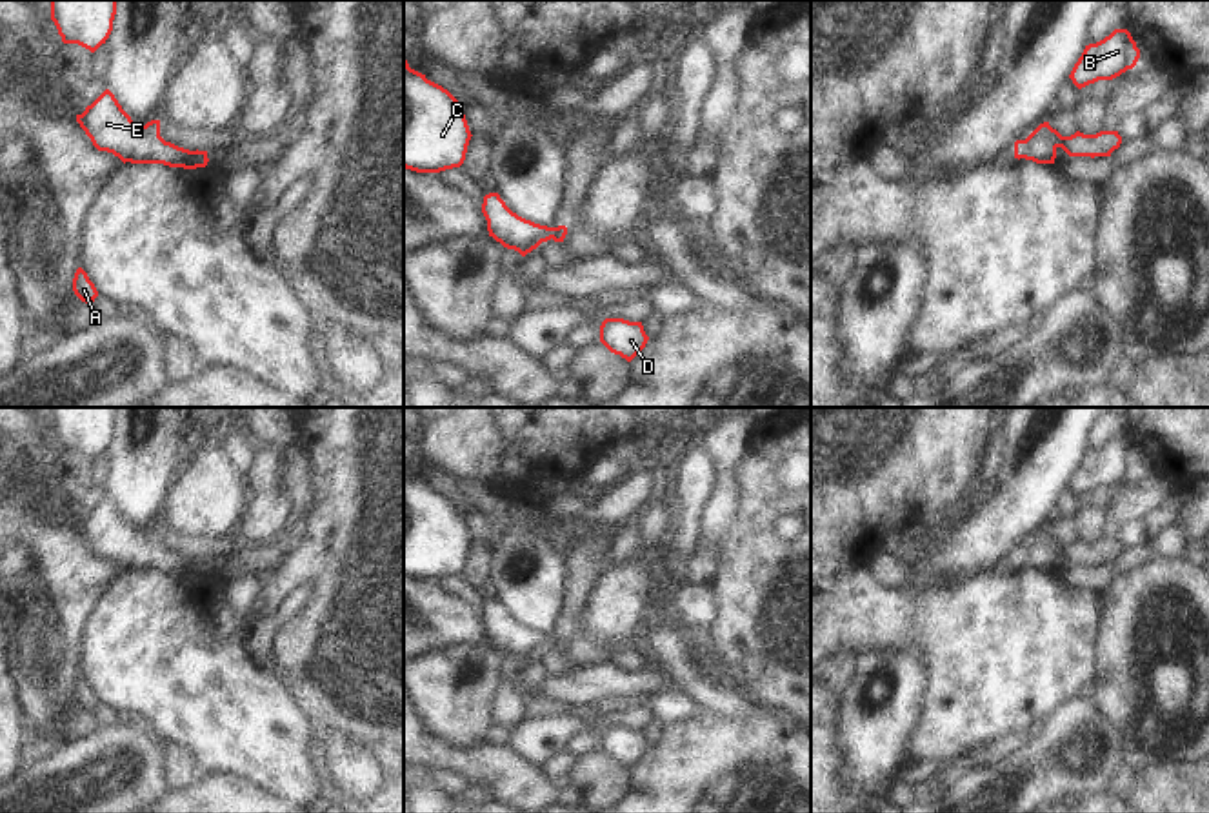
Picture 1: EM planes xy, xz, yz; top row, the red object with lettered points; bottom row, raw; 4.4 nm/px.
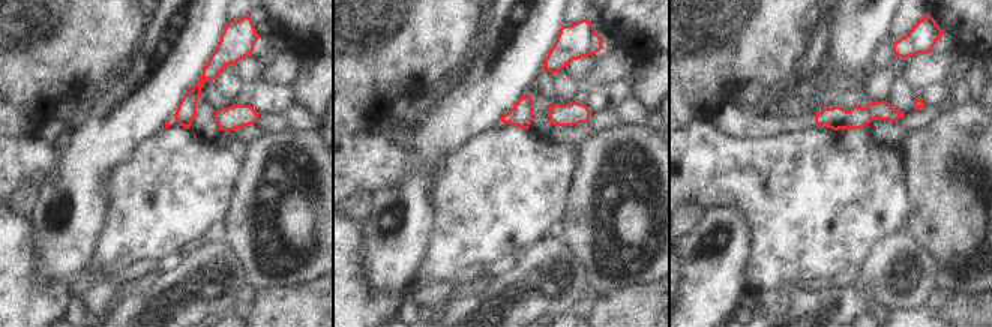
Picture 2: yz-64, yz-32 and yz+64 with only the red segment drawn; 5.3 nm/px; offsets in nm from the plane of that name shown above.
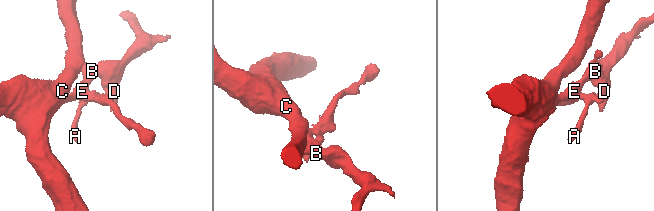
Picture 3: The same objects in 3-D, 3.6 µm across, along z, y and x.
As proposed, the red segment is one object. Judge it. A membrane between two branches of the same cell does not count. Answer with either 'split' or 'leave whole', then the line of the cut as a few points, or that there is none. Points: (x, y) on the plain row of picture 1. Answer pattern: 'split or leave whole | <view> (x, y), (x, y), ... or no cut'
split | yz (1039, 533), (1057, 553)

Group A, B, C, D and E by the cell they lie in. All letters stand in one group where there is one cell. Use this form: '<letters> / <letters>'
A / B C D E

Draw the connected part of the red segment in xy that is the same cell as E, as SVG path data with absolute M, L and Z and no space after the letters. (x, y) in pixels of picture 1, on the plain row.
M105 497L76 529L98 558L118 564L124 571L164 571L169 575L205 575L207 558L189 558L151 542L144 531L136 531L122 517L115 502Z

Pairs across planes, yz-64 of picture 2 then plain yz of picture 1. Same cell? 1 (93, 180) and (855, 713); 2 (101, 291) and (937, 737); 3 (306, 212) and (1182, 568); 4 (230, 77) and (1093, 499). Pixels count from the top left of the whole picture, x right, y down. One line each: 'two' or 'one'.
1: one
2: two
3: one
4: two

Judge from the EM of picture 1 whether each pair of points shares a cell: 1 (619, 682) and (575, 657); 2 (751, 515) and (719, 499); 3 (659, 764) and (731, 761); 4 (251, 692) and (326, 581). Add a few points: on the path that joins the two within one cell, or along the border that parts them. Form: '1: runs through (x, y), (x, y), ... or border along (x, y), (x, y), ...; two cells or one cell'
1: border along (604, 661), (569, 672), (549, 673); two cells
2: border along (737, 464), (737, 513), (717, 546); two cells
3: runs through (677, 764), (713, 764); one cell
4: border along (271, 673), (299, 708); two cells

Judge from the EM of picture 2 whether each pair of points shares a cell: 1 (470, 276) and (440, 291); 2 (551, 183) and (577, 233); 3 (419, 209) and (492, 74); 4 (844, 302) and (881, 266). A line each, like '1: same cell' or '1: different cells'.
1: same cell
2: different cells
3: same cell
4: same cell

